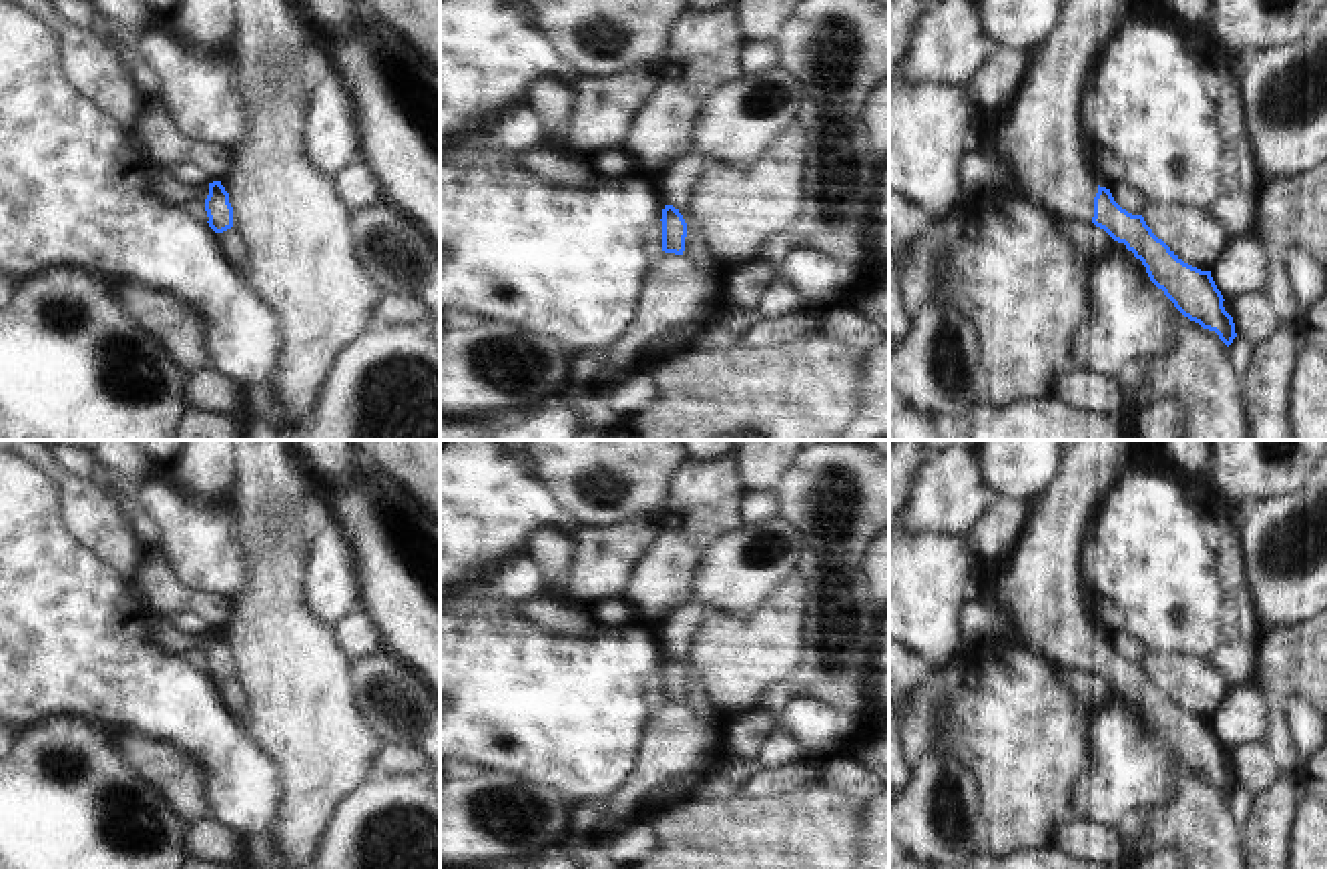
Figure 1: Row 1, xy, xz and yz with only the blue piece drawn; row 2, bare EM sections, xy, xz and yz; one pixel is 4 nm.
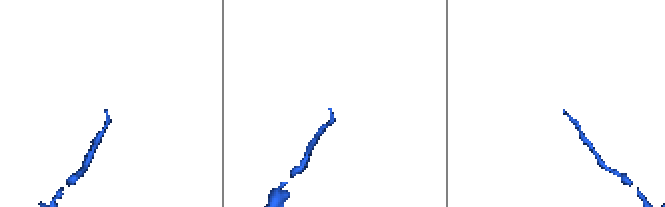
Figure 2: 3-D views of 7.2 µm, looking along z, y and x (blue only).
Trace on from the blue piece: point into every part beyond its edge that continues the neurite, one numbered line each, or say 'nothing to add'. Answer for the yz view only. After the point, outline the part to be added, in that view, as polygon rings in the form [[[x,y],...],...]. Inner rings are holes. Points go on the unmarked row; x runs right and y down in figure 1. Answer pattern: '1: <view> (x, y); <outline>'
1: yz (1040, 589); [[[1072,440],[1050,486],[1030,504],[1030,514],[1012,556],[988,576],[996,600],[1010,616],[1020,646],[1062,672],[1092,670],[1096,628],[1088,614],[1082,584],[1082,544],[1102,498],[1114,484],[1126,440]]]

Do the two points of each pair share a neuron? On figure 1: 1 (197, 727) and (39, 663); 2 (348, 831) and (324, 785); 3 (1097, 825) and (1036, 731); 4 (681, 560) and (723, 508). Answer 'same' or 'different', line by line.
1: same
2: different
3: different
4: same

